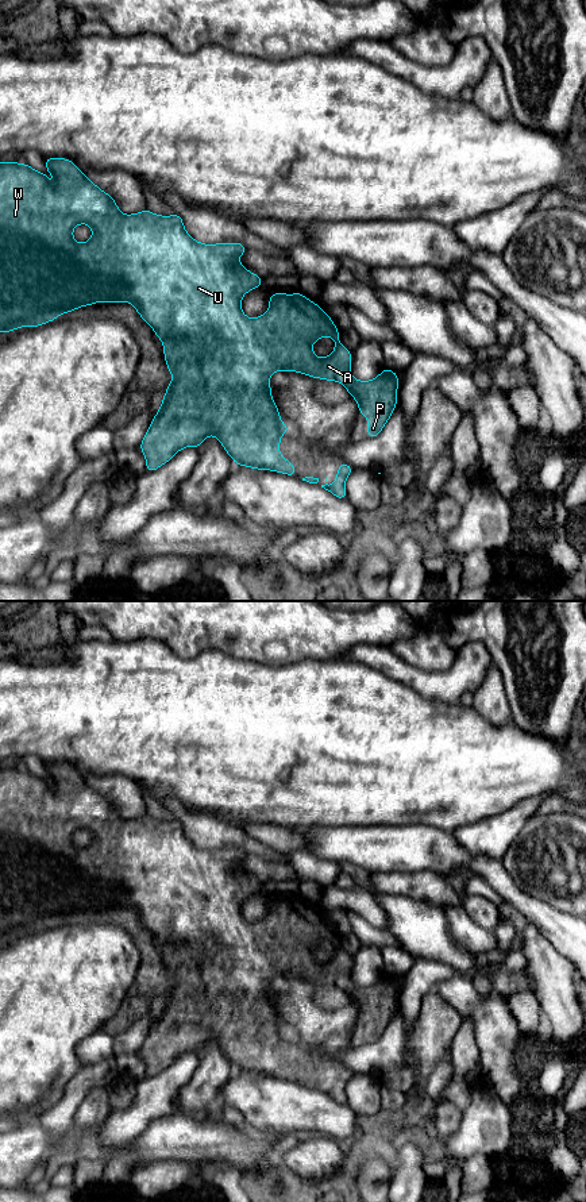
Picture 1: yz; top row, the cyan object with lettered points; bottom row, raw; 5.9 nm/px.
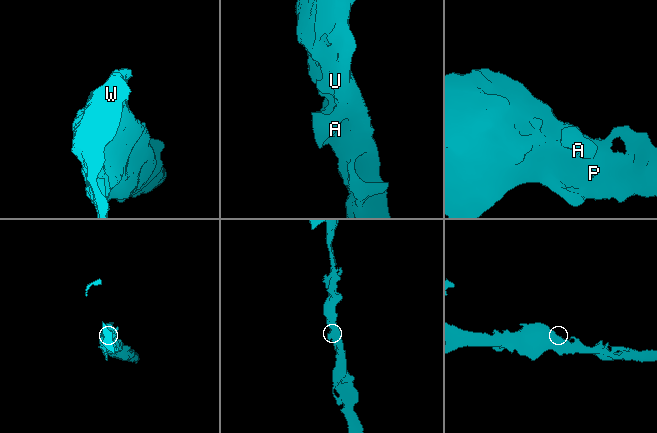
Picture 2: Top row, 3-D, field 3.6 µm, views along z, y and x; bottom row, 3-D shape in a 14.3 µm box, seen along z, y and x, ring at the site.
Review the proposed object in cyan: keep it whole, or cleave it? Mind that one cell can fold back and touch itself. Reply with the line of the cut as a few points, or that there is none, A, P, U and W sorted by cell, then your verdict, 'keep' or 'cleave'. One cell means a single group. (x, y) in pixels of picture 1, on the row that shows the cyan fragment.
no cut | A P U W | keep

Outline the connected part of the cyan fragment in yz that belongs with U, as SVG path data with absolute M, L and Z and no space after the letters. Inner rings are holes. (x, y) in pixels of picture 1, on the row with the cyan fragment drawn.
M45 158L46 169L55 177L55 182L51 184L43 173L32 169L26 163L18 162L3 162L0 163L0 332L11 332L22 327L39 327L49 321L57 320L61 313L68 313L74 309L80 309L82 305L93 305L97 303L126 303L128 301L140 317L153 328L158 339L163 343L165 362L171 373L171 382L169 384L161 408L154 416L142 443L139 444L142 452L146 456L146 470L147 473L159 469L162 465L167 463L180 450L185 447L198 448L207 436L216 436L227 454L232 458L236 465L251 467L257 470L271 470L282 473L286 475L296 477L296 467L279 454L281 435L290 432L281 417L275 401L271 398L273 388L269 385L270 377L277 371L296 371L312 378L321 378L325 381L336 381L346 386L348 394L358 401L358 409L361 415L367 417L367 436L373 439L378 436L389 421L394 408L397 407L397 388L400 380L396 371L385 369L379 375L370 381L358 381L351 374L351 351L344 347L340 340L335 323L321 309L317 304L308 300L302 293L273 293L269 298L269 311L255 319L247 317L242 312L242 297L262 285L262 277L248 271L238 258L243 255L247 249L239 243L216 243L204 244L194 240L184 227L182 217L177 213L171 216L162 216L150 212L146 207L143 212L123 215L116 201L90 180L85 177L78 166L76 166L68 158ZM77 224L89 224L92 228L92 238L85 243L77 243L73 239L73 230ZM323 336L329 336L335 342L335 350L331 355L325 358L317 358L313 354L312 346L316 340Z

